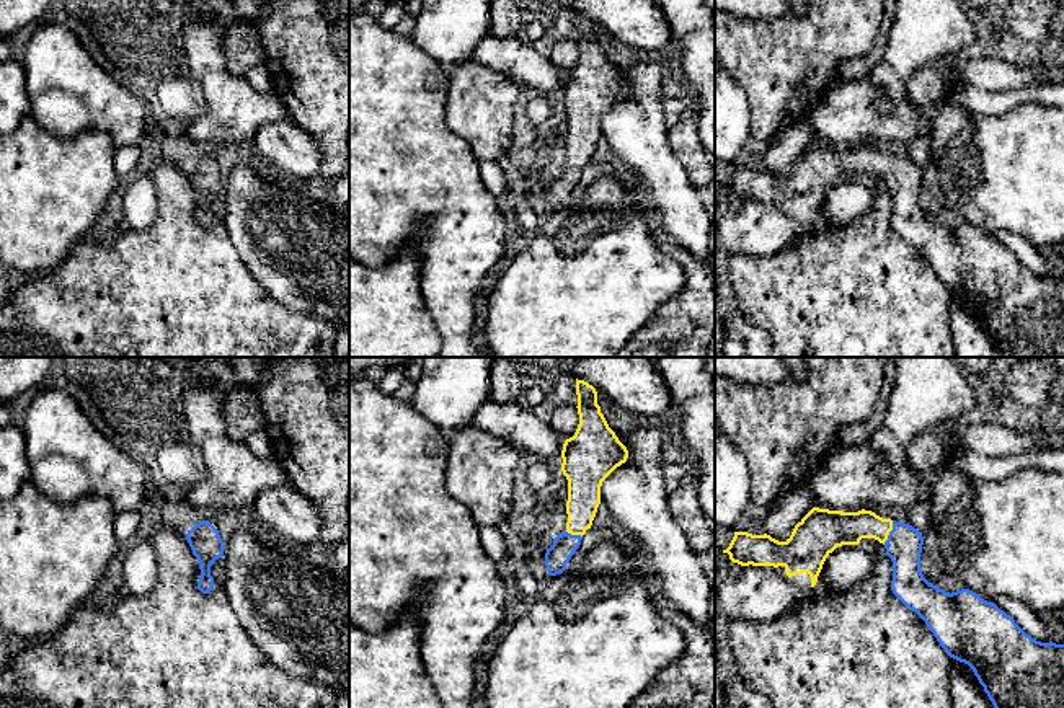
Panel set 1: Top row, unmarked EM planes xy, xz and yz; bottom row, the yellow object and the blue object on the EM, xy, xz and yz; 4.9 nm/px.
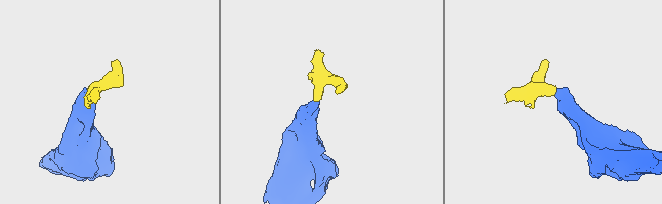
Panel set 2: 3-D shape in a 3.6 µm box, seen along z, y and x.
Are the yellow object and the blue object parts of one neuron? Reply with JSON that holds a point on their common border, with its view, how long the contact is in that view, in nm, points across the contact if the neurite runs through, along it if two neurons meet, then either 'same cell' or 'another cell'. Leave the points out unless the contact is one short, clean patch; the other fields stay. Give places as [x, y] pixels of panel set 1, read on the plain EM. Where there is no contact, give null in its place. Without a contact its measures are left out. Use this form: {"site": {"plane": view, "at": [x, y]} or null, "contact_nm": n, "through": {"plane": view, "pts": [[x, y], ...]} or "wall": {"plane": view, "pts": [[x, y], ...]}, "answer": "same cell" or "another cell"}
{"site": {"plane": "yz", "at": [890, 165]}, "contact_nm": 130, "through": {"plane": "yz", "pts": [[839, 162], [878, 162], [890, 165], [904, 178]]}, "answer": "same cell"}

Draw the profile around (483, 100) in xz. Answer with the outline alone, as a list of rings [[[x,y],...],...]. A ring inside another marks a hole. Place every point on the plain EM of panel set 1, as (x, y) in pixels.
[[[468,59],[449,69],[447,78],[447,126],[465,139],[475,157],[481,160],[501,160],[512,145],[514,113],[522,98],[522,86],[504,72]]]

